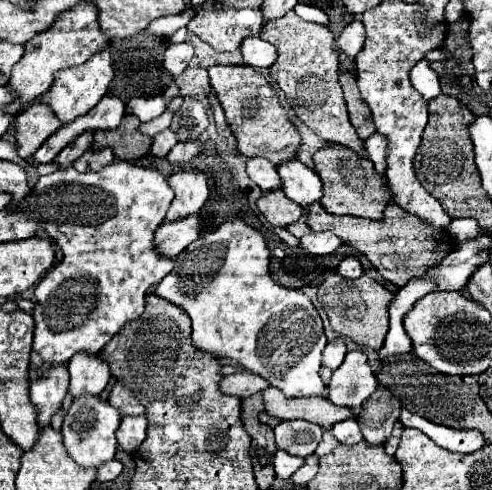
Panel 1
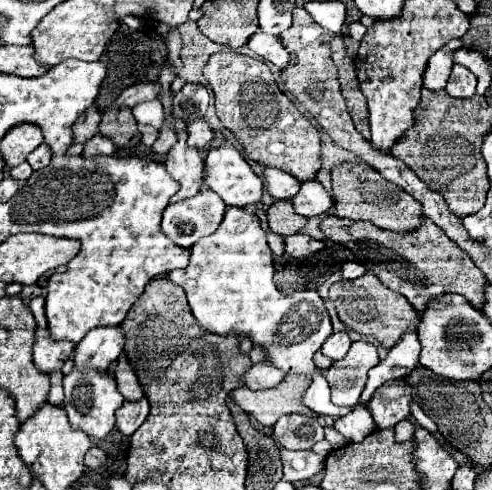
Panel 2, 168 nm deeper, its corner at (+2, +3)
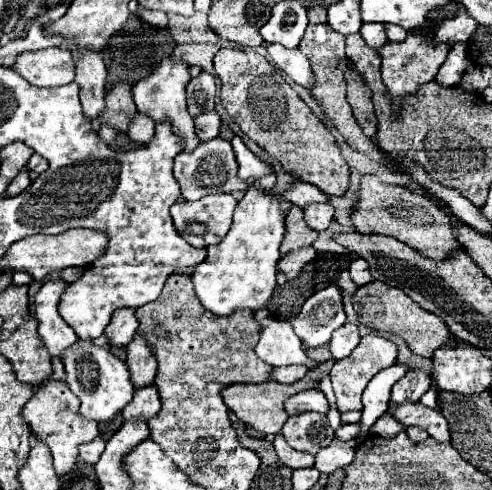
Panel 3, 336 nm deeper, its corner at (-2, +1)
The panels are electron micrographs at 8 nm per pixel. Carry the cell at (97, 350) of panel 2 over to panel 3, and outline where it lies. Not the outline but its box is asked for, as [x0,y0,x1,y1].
[104,308,138,348]

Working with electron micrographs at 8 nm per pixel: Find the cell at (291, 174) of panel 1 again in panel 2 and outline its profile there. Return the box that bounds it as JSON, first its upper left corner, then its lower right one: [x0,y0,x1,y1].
[292,180,332,218]

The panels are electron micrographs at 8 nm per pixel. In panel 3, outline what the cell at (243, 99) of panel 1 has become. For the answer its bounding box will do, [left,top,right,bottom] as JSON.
[214,48,348,196]

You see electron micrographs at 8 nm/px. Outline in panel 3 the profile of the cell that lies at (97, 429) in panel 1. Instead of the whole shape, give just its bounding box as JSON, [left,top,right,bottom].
[62,340,134,420]

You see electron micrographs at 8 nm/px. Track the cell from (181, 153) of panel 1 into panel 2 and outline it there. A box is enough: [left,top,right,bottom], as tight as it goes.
[188,120,212,148]

